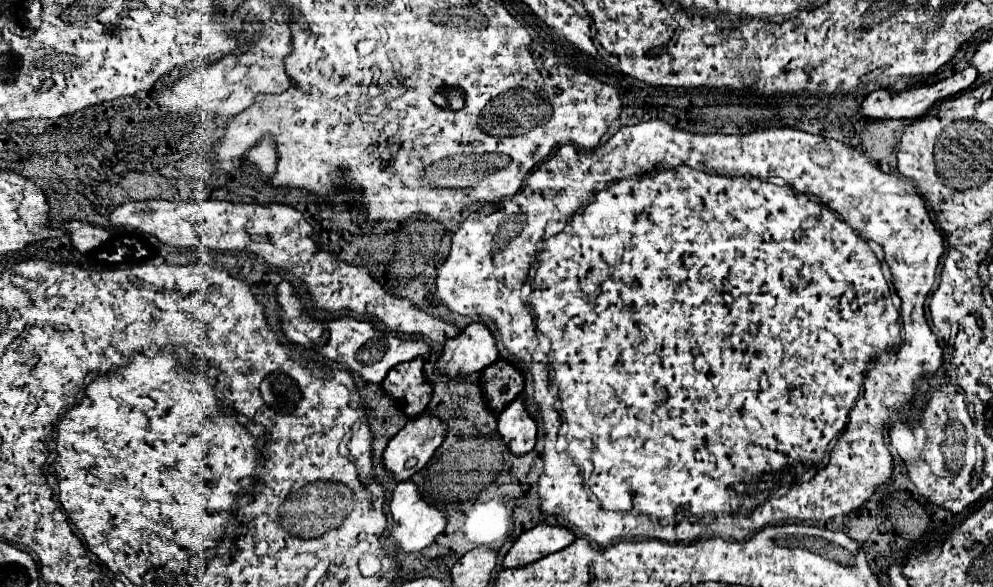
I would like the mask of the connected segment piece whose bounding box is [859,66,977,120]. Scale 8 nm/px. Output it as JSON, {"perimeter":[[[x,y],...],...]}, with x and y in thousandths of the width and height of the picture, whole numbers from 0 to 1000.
{"perimeter":[[[976,112],[970,123],[964,123],[958,133],[952,133],[952,136],[948,136],[944,143],[938,143],[938,147],[927,147],[927,150],[903,157],[903,160],[895,160],[893,153],[883,153],[883,157],[875,160],[869,170],[865,191],[867,191],[867,198],[879,201],[879,204],[891,204],[891,201],[915,201],[915,204],[919,204],[919,201],[927,201],[942,174],[946,174],[950,167],[956,167],[956,164],[960,164],[960,160],[976,150],[982,140],[982,133],[984,133],[984,119]]]}

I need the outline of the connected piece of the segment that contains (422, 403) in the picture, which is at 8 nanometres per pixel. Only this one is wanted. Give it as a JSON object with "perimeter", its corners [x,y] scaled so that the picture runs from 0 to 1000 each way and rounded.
{"perimeter":[[[426,610],[398,624],[384,651],[384,661],[390,675],[406,688],[406,702],[412,712],[420,712],[428,698],[434,675],[434,661],[426,644]]]}

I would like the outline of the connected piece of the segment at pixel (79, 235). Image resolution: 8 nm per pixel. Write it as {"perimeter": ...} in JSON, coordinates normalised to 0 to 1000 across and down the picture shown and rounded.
{"perimeter":[[[69,378],[69,402],[72,419],[80,429],[90,429],[112,405],[112,392],[84,382],[84,378]]]}

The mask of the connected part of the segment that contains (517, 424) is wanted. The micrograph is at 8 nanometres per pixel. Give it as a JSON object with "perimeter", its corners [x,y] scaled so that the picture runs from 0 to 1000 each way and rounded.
{"perimeter":[[[519,678],[501,712],[501,736],[511,756],[513,770],[527,777],[537,767],[541,750],[541,722],[531,709],[527,681]]]}

